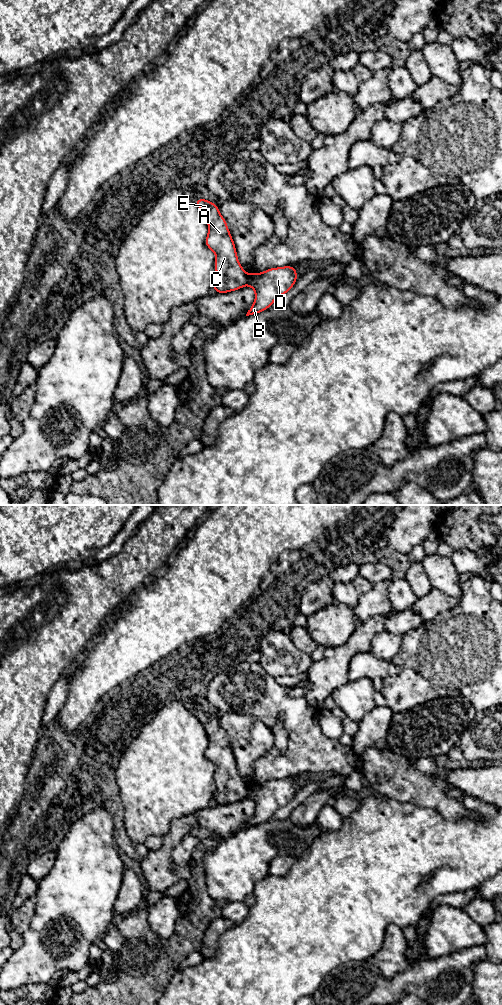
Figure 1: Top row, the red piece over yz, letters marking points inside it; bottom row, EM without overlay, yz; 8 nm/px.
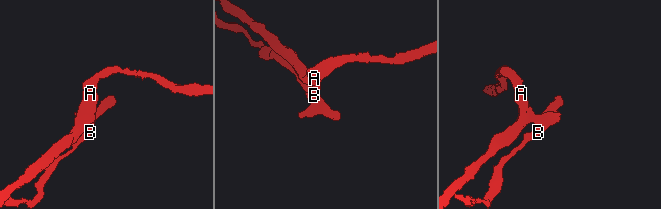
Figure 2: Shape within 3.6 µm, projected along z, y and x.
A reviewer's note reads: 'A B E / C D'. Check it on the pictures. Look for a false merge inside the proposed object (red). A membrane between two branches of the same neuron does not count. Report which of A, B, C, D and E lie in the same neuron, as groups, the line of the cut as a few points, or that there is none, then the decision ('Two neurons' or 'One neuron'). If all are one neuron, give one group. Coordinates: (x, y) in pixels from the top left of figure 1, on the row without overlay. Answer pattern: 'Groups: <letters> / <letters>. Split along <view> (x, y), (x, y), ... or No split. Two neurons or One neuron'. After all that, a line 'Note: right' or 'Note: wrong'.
Groups: A C E / B D. Split along yz (249, 787), (247, 795). Two neurons
Note: wrong

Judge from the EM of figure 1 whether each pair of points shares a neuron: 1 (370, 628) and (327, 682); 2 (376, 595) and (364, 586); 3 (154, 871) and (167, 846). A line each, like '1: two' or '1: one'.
1: one
2: two
3: one

